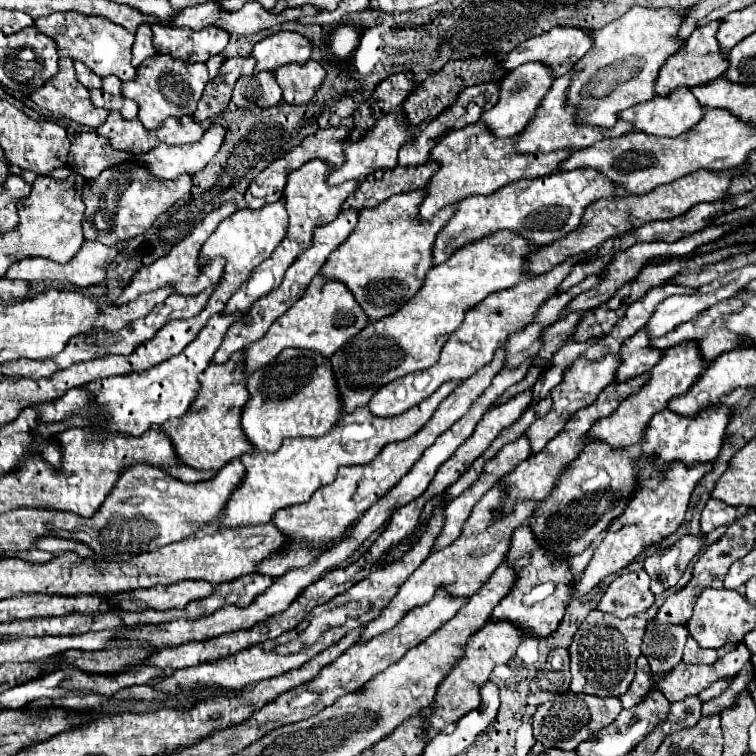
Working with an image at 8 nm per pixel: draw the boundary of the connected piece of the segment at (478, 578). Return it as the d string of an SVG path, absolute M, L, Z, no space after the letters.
M495 484L493 490L489 490L473 508L471 516L465 522L463 532L459 534L459 538L445 546L439 552L433 552L421 566L419 570L415 570L401 586L399 592L395 594L395 598L381 610L381 614L371 620L359 634L357 644L371 640L387 630L391 630L391 626L395 626L395 622L399 622L399 618L415 608L415 606L423 606L427 602L431 602L431 598L435 596L435 590L445 588L445 592L453 598L469 598L471 594L475 594L475 590L479 590L479 586L493 574L493 570L503 562L507 550L509 550L509 542L511 542L511 534L517 526L521 526L523 522L527 522L527 518L533 514L533 510L537 508L533 502L525 502L515 506L513 514L509 514L507 518L499 520L499 522L491 522L491 506L495 506L495 502L499 502L499 494L503 494L503 484Z

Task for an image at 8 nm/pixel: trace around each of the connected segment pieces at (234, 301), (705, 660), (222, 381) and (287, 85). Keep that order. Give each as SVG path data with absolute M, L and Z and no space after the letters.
M247 282L237 290L237 294L233 296L233 298L229 298L229 302L227 302L227 308L221 312L223 316L231 316L231 314L235 314L235 312L245 312L245 310L249 310L249 306L257 300L259 296L251 296L251 294L247 294Z
M691 636L687 640L685 652L683 652L683 662L685 664L715 664L717 662L717 650L701 648Z
M233 354L227 364L209 364L199 376L197 398L191 402L187 414L163 422L163 432L169 436L177 460L193 470L219 470L233 458L253 452L239 426L239 408L243 408L243 402L247 402L243 354Z
M315 60L303 66L289 64L275 70L277 84L283 90L283 100L287 104L309 104L325 76L327 76L325 68Z

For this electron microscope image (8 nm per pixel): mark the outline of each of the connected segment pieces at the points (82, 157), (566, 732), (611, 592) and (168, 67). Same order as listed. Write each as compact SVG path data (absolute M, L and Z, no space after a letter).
M81 132L71 142L67 166L91 180L97 178L105 168L121 164L123 160L133 160L133 156L111 148L111 144L105 142L103 136L95 136L95 132Z
M555 694L553 700L541 704L533 714L533 736L543 746L555 746L561 750L575 750L581 742L591 740L601 728L609 726L621 712L619 698L593 696L593 694Z
M639 570L617 576L605 590L597 608L601 612L611 612L623 620L627 616L645 612L653 602L655 596L649 590L649 576L647 572Z
M153 54L137 68L137 76L131 82L123 82L123 96L131 98L139 106L139 120L147 130L155 130L167 118L191 116L197 110L197 102L203 94L205 84L209 82L207 66L201 62L185 62L171 58L169 54Z

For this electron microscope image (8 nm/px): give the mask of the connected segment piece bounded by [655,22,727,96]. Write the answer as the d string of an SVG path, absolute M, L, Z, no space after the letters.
M711 22L705 26L699 26L681 46L675 54L671 54L665 64L659 70L659 76L655 80L655 94L657 96L667 96L669 90L677 88L677 86L699 86L705 82L711 82L715 78L719 78L723 74L723 70L727 70L727 60L723 54L719 54L719 46L715 42L715 26L719 22Z

